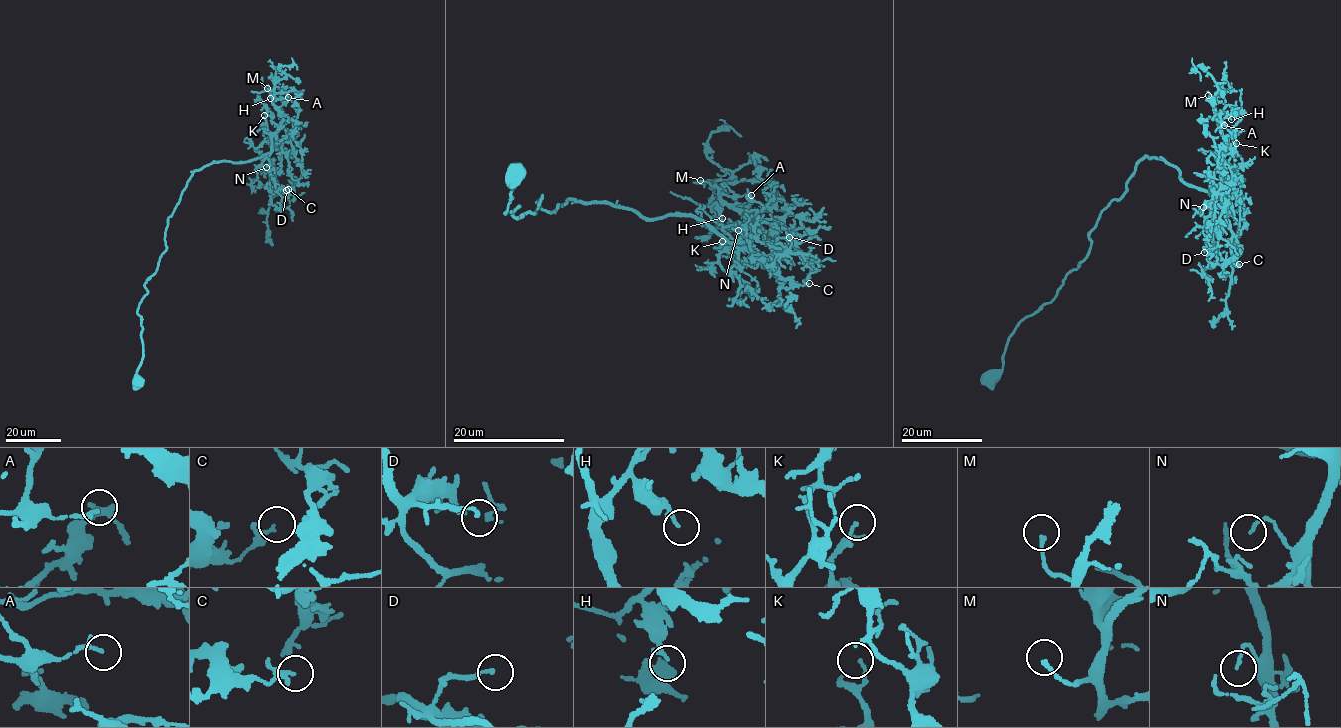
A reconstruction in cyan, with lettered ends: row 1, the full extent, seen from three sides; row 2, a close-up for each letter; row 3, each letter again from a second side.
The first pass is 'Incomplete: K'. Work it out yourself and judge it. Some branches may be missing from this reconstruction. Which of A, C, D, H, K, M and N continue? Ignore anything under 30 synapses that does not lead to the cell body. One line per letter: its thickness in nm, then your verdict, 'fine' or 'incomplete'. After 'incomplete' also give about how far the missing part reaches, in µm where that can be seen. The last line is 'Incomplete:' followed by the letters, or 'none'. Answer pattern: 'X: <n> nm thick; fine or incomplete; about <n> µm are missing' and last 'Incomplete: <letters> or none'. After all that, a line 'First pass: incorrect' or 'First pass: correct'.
A: 160 nm thick; fine
C: 120 nm thick; fine
D: 130 nm thick; fine
H: 170 nm thick; fine
K: 130 nm thick; incomplete; about 5 µm are missing
M: 130 nm thick; fine
N: 110 nm thick; fine
Incomplete: K
First pass: correct

